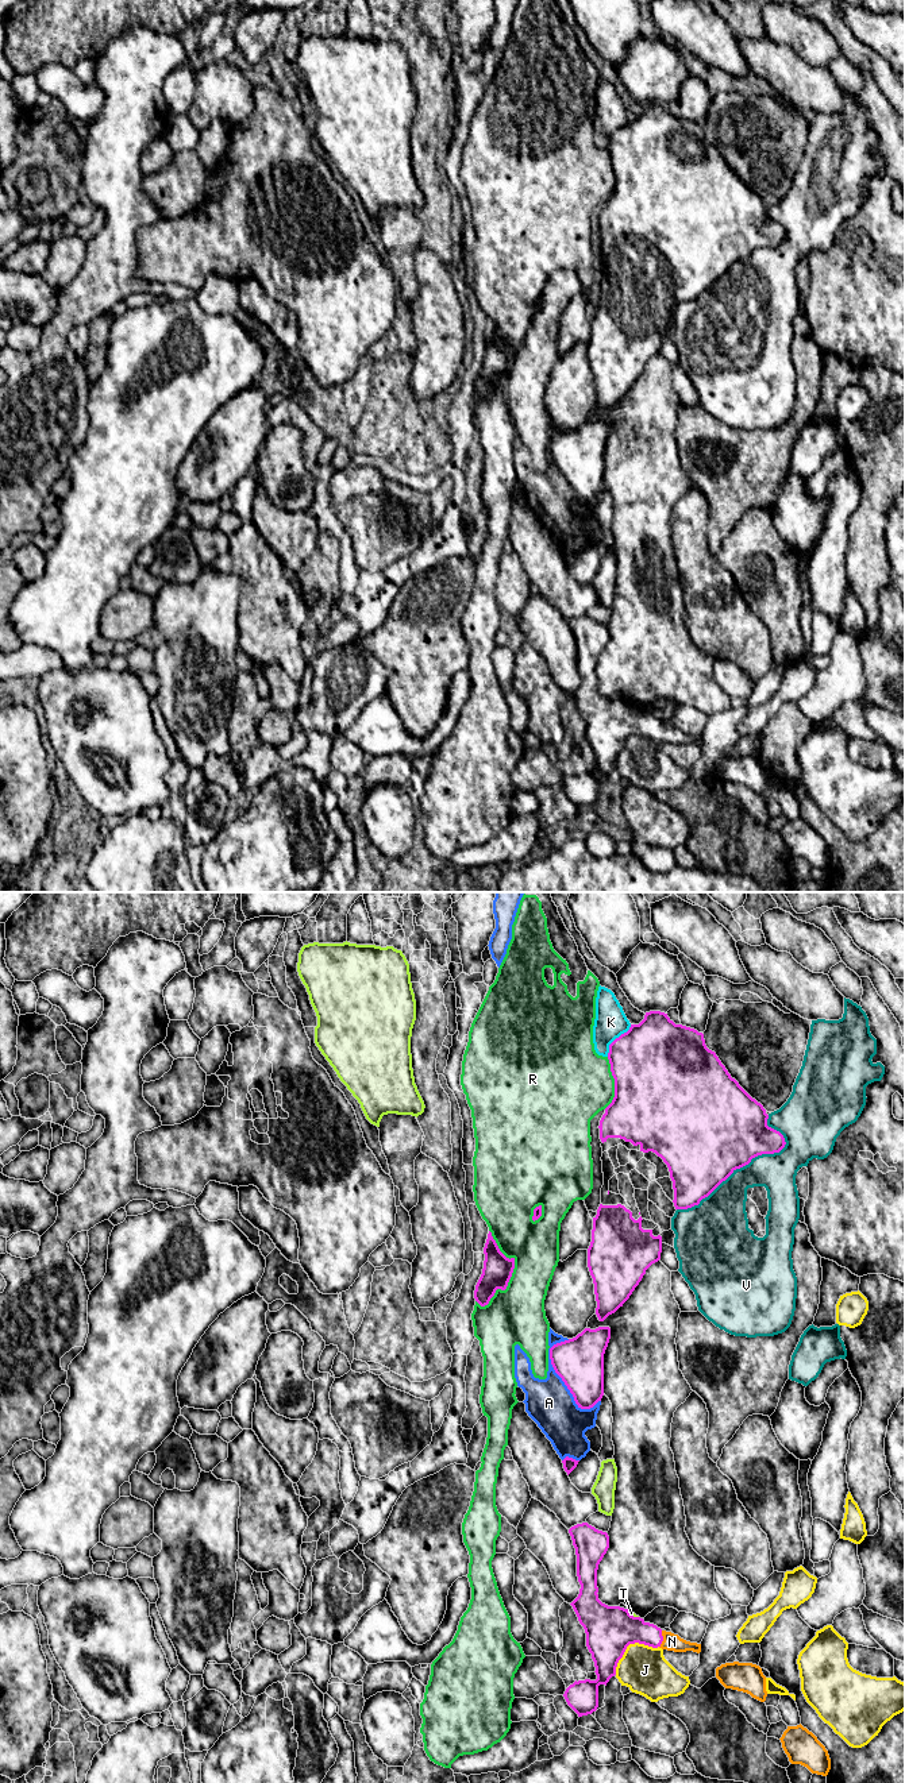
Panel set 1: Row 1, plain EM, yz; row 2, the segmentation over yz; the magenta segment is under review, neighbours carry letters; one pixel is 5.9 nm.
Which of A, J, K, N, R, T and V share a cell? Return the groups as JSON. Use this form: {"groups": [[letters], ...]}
{"groups": [["A"], ["J"], ["K"], ["N"], ["R"], ["T"], ["V"]]}

